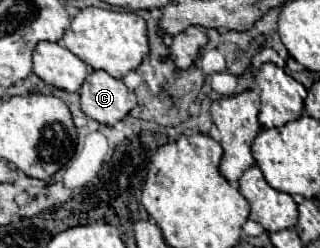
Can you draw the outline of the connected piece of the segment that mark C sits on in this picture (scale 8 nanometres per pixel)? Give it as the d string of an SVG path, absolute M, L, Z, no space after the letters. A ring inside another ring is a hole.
M93 71L79 87L81 111L103 125L115 125L135 105L131 91L121 79L111 77L105 71Z

